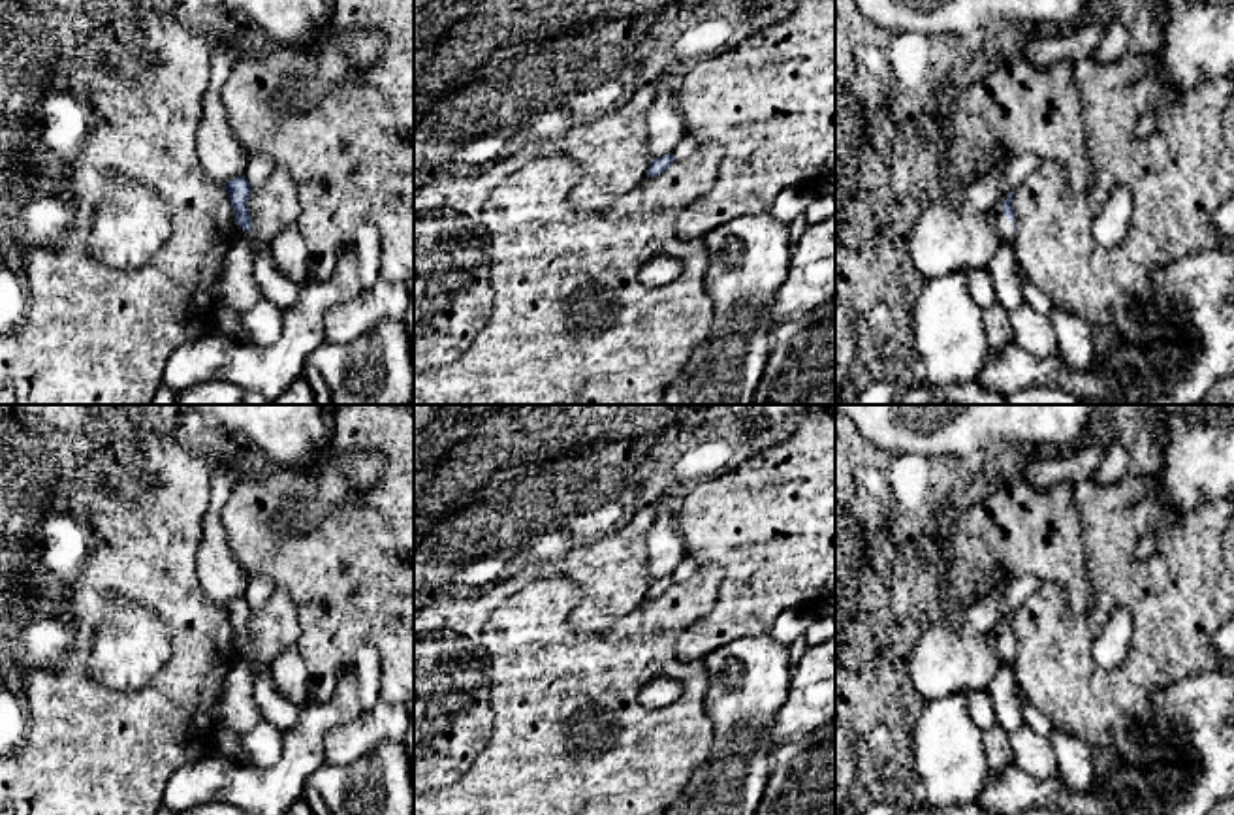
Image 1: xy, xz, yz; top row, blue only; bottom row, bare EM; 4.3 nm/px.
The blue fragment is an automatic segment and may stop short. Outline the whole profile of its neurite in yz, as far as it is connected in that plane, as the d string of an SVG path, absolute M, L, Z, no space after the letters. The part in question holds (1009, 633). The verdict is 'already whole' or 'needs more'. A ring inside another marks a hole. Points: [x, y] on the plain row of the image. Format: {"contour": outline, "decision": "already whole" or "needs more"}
{"contour": "M1012 612L1006 617L1005 627L1001 629L1001 632L997 636L995 649L997 649L1001 666L1012 666L1014 664L1014 659L1016 659L1016 634L1014 634L1014 629L1012 629L1014 615L1016 615L1016 612Z", "decision": "needs more"}

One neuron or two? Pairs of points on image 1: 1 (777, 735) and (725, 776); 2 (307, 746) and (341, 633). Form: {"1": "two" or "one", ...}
{"1": "two", "2": "two"}

